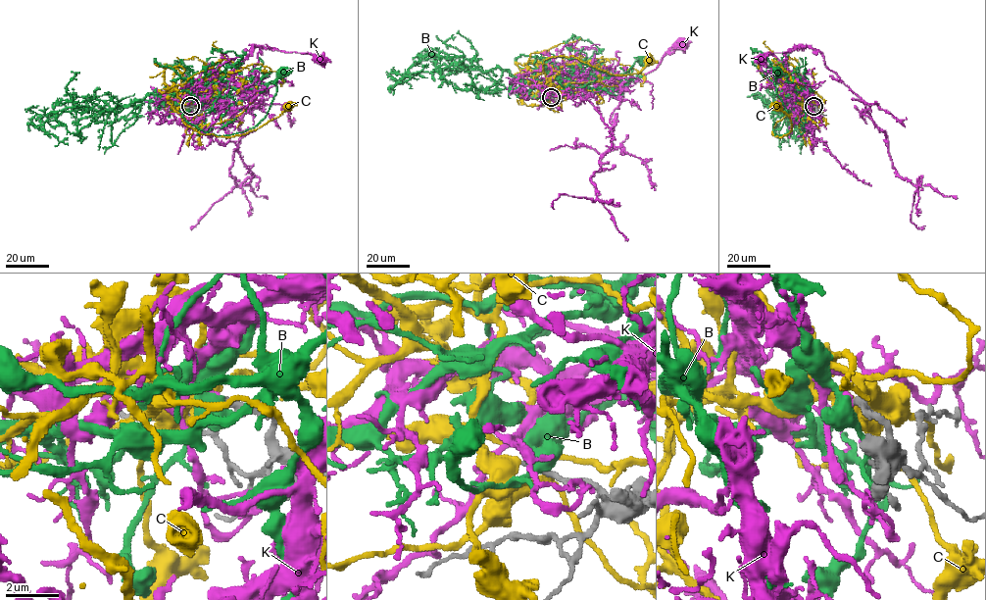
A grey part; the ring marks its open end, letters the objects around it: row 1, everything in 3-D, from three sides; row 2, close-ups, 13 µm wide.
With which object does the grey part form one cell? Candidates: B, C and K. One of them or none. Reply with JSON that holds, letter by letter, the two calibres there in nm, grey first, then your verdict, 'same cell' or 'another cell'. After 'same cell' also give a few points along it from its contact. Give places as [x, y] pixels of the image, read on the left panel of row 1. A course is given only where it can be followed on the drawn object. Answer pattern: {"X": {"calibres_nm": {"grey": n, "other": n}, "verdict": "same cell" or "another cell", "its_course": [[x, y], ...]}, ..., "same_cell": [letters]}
{"B": {"calibres_nm": {"grey": 280, "other": 440}, "verdict": "another cell"}, "C": {"calibres_nm": {"grey": 220, "other": 600}, "verdict": "another cell"}, "K": {"calibres_nm": {"grey": 320, "other": 140}, "verdict": "another cell"}, "same_cell": []}

